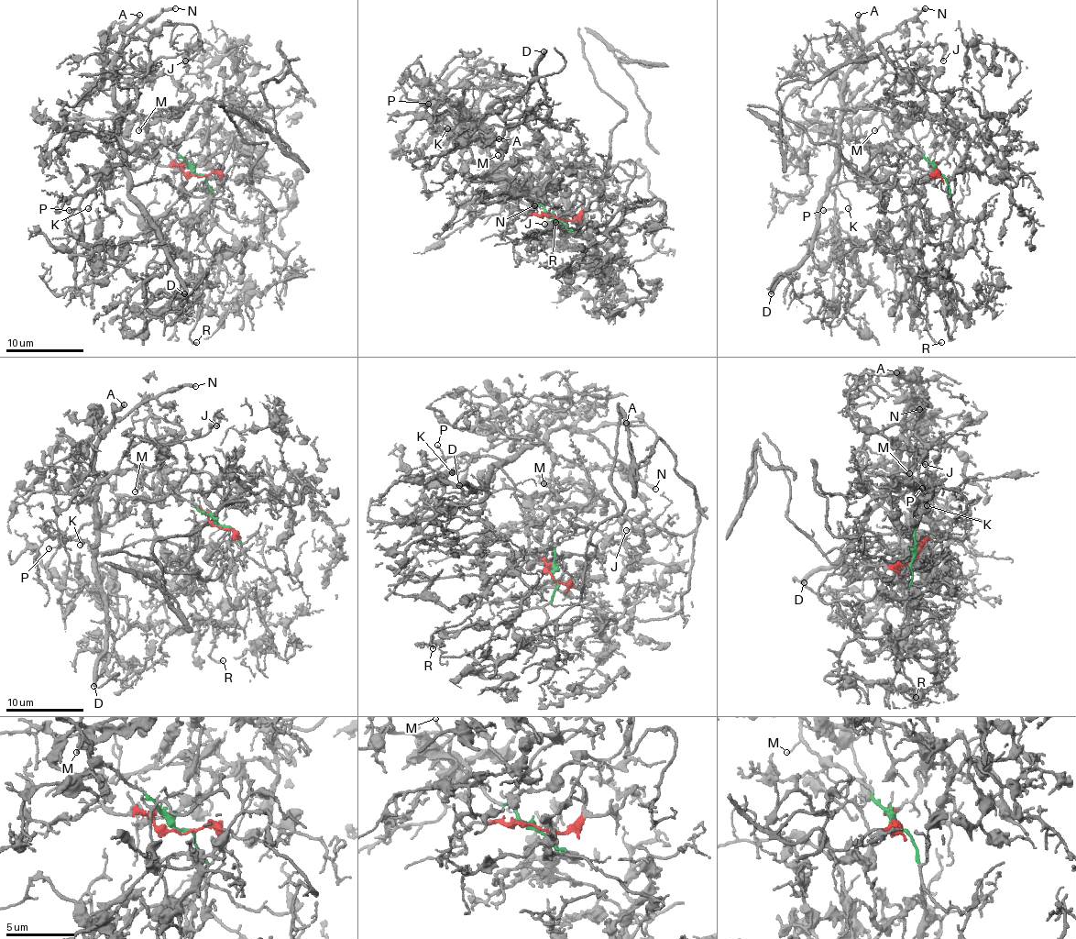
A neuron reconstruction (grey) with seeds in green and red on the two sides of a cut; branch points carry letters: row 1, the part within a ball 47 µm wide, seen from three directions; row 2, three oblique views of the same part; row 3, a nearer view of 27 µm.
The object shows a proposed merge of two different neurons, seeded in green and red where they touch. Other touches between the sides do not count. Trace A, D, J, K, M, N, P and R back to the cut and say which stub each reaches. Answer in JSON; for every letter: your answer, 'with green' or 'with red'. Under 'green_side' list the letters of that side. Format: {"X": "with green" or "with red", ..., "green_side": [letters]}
{"A": "with green", "D": "with green", "J": "with green", "K": "with green", "M": "with green", "N": "with green", "P": "with green", "R": "with green", "green_side": ["A", "D", "J", "K", "M", "N", "P", "R"]}

